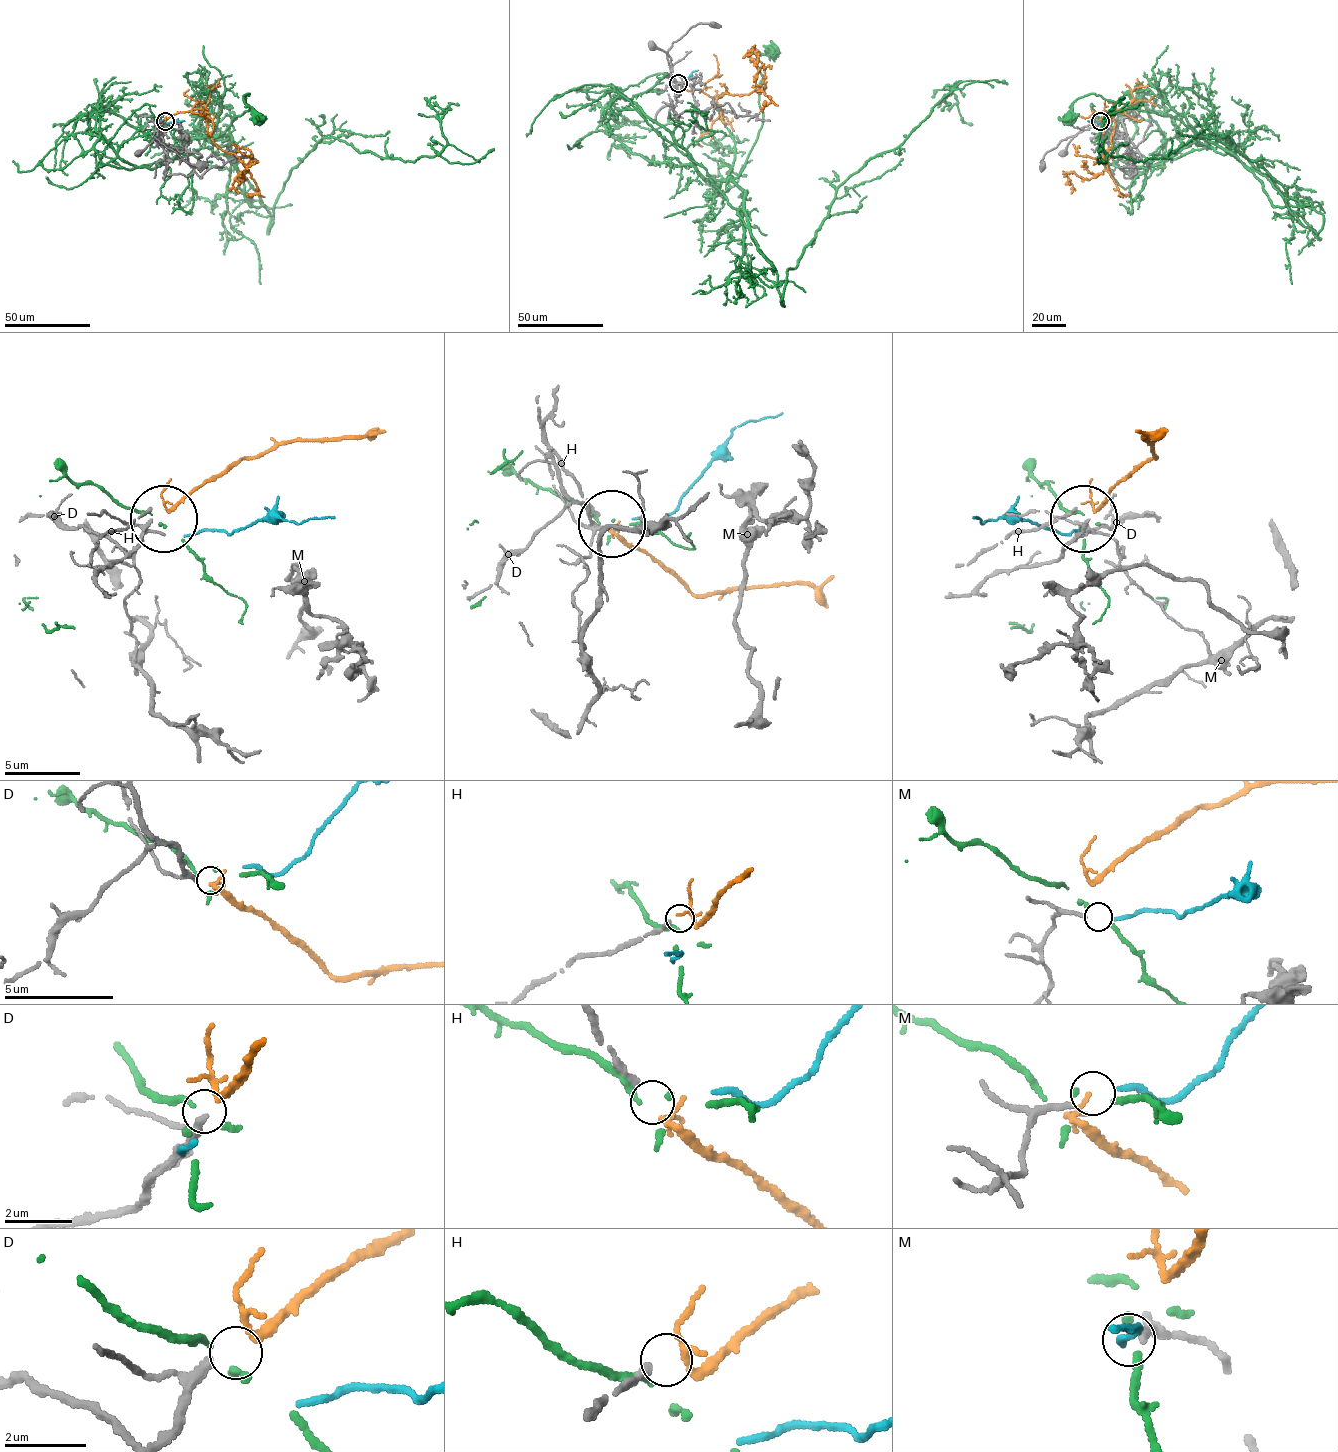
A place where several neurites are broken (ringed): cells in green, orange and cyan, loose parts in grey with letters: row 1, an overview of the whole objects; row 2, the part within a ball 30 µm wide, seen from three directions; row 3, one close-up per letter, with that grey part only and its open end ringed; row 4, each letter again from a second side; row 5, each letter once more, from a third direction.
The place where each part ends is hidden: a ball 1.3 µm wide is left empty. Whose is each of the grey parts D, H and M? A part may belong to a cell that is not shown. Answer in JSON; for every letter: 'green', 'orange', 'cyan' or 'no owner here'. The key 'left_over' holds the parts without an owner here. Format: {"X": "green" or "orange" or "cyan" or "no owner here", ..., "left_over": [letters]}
{"D": "orange", "H": "no owner here", "M": "cyan", "left_over": ["H"]}

